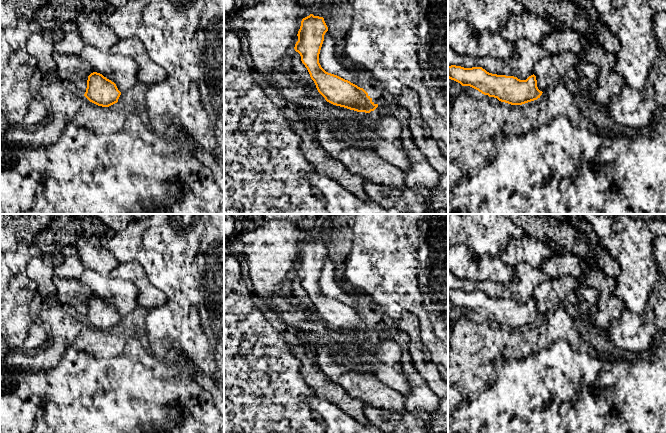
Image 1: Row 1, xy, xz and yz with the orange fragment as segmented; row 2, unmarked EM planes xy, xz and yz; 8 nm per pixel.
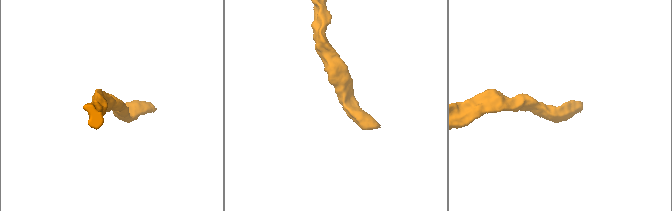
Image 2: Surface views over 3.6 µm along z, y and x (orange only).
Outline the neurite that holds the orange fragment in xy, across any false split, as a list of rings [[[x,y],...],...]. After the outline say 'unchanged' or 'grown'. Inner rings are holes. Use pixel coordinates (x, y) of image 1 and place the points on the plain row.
[[[93,296],[88,300],[84,320],[92,327],[109,331],[118,326],[121,316],[116,308],[102,298]]]; unchanged

